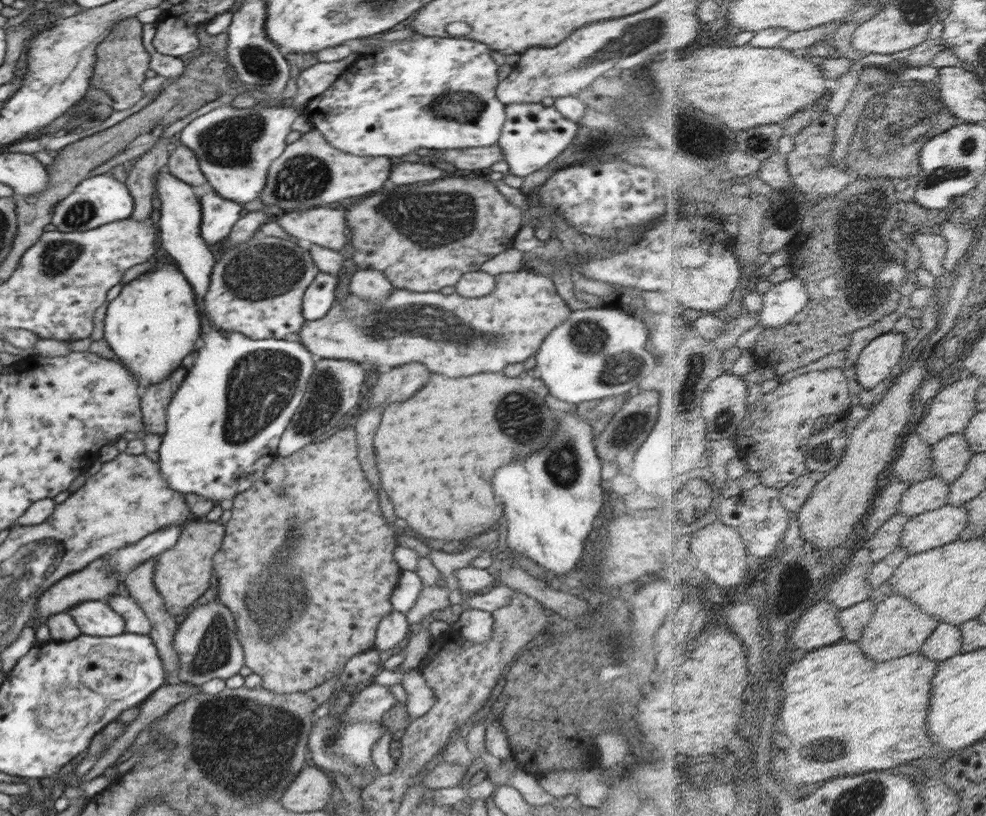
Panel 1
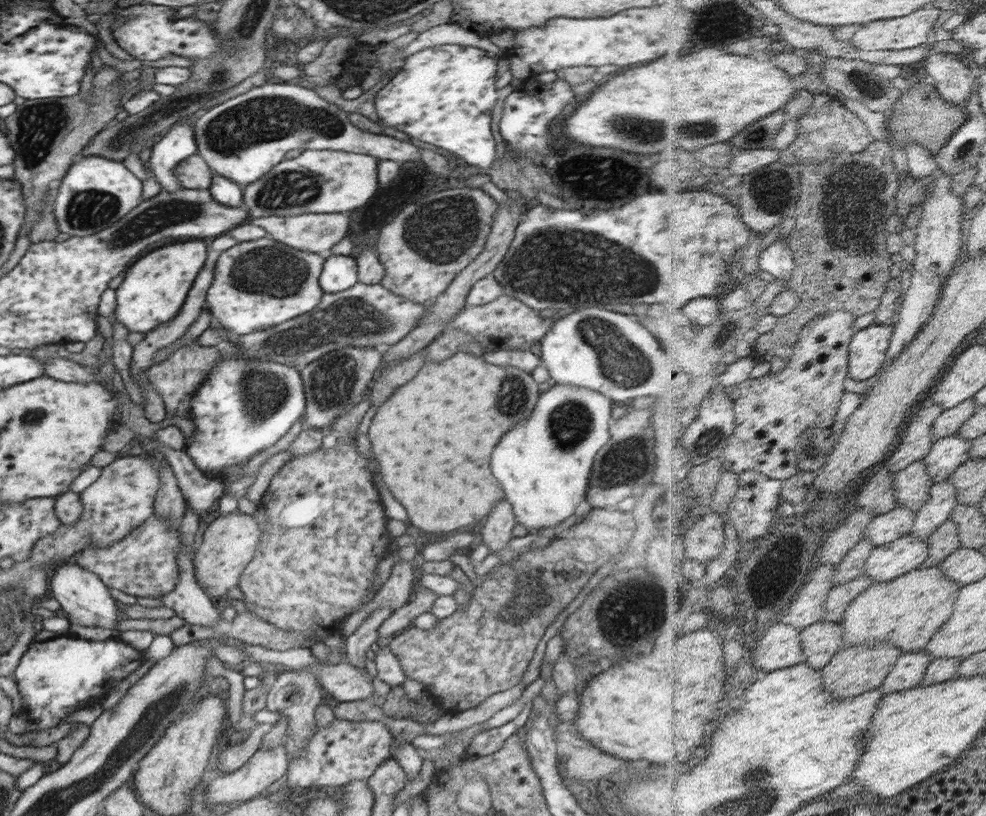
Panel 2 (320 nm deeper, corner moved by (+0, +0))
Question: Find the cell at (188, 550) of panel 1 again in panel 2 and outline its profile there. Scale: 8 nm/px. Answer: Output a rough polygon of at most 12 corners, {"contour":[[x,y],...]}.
{"contour":[[212,514],[192,554],[208,596],[239,584],[262,530],[253,515]]}

